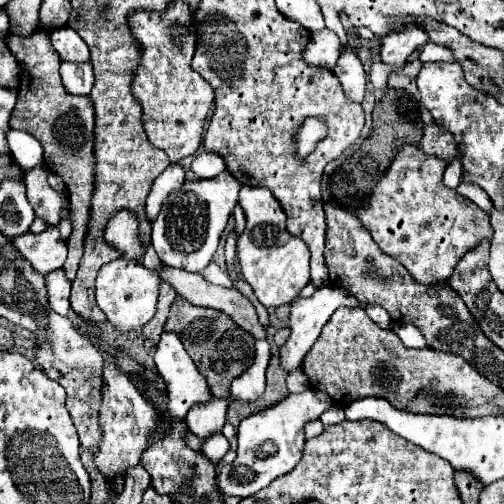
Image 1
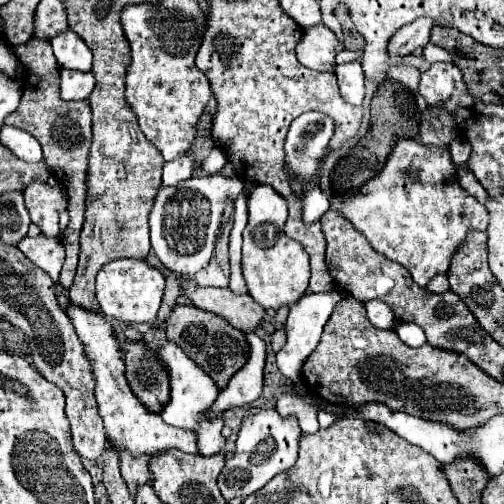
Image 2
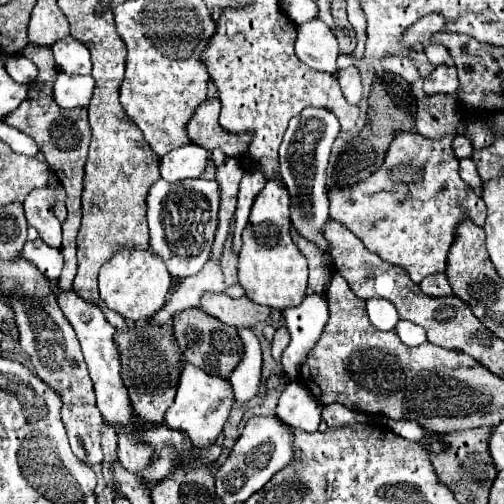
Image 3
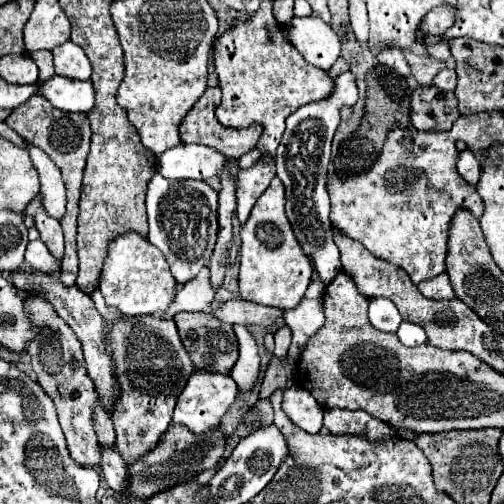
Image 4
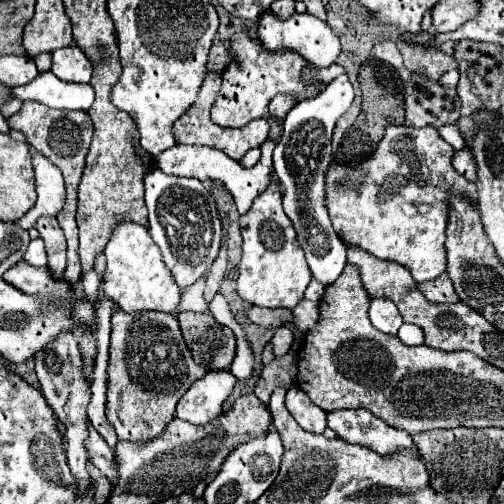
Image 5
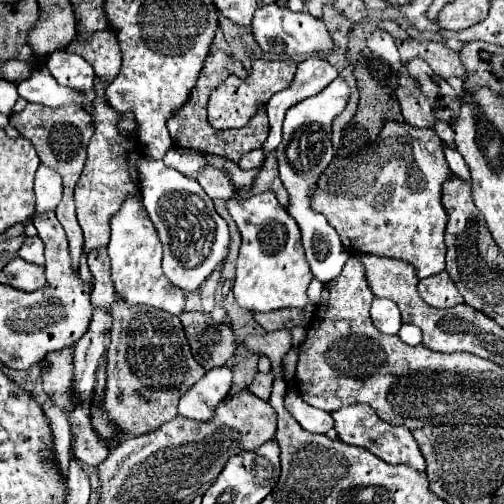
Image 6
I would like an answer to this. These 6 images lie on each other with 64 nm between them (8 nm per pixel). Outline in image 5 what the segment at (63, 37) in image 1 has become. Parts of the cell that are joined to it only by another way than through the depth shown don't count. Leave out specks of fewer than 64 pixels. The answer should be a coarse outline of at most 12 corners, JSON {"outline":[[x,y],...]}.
{"outline":[[78,46],[52,52],[50,72],[90,82],[92,64]]}

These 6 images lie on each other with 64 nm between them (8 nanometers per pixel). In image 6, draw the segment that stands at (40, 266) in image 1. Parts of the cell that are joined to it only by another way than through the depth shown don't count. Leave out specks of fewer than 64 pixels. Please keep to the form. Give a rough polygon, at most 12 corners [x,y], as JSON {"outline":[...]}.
{"outline":[[38,236],[24,240],[18,256],[44,264],[44,244]]}

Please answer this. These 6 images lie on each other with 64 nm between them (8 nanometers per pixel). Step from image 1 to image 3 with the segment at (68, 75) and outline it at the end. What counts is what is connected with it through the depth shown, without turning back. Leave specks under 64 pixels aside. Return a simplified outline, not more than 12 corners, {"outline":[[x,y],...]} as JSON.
{"outline":[[58,74],[52,96],[60,108],[88,108],[88,76]]}

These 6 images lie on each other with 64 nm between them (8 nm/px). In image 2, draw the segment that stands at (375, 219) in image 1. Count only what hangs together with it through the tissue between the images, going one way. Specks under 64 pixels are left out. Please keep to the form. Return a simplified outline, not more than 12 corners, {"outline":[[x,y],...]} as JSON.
{"outline":[[398,140],[380,176],[332,196],[422,288],[488,210],[450,150]]}

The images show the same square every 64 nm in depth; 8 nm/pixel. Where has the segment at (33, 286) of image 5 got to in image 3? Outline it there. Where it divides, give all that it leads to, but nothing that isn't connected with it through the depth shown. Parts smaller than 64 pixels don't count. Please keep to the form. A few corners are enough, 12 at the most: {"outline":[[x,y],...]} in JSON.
{"outline":[[72,290],[56,302],[76,330],[98,410],[114,428],[132,428],[120,376],[116,328]]}

